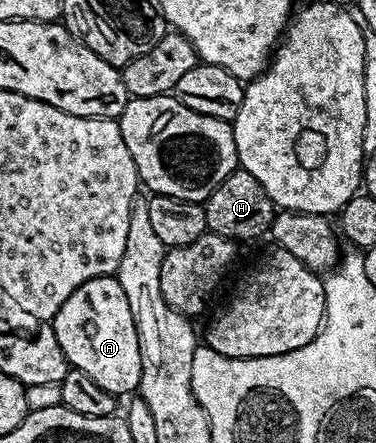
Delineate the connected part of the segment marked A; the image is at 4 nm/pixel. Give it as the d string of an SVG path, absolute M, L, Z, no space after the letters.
M114 275L84 281L84 285L60 305L52 326L56 341L60 341L60 349L64 349L64 357L73 370L92 377L109 395L121 397L137 392L142 372L138 334L128 297Z

